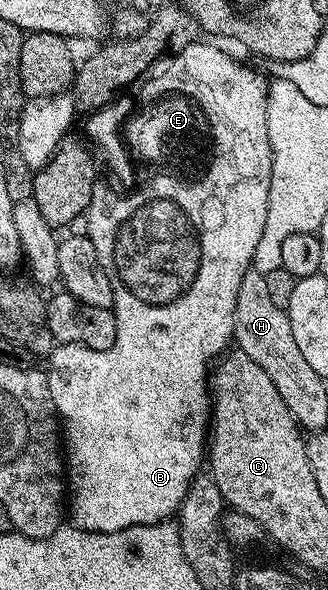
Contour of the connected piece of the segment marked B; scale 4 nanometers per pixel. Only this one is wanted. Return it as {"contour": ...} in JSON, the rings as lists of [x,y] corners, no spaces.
{"contour":[[[196,40],[193,44],[189,44],[189,48],[185,48],[180,54],[174,55],[170,59],[170,72],[164,78],[159,78],[159,82],[155,82],[150,88],[147,88],[147,94],[155,94],[158,90],[164,90],[166,86],[179,86],[179,90],[191,90],[191,94],[196,94],[199,97],[199,102],[203,102],[203,106],[207,106],[207,114],[211,114],[211,122],[215,122],[215,138],[219,138],[219,158],[215,158],[215,170],[211,170],[211,178],[207,178],[207,182],[203,182],[203,186],[179,186],[179,182],[167,182],[167,178],[163,178],[159,182],[151,182],[151,186],[147,186],[147,190],[143,190],[143,194],[135,194],[135,198],[125,196],[122,200],[116,200],[112,194],[106,194],[99,186],[95,185],[91,203],[85,215],[85,223],[87,222],[85,234],[86,237],[91,239],[93,248],[97,252],[97,260],[101,264],[105,276],[109,276],[109,284],[115,297],[113,309],[115,311],[115,319],[117,320],[117,336],[113,340],[113,348],[109,348],[108,350],[86,350],[83,346],[64,346],[59,344],[56,345],[55,349],[45,359],[45,373],[47,383],[49,384],[49,396],[55,405],[55,412],[61,423],[61,438],[65,443],[65,478],[69,483],[69,518],[77,528],[88,530],[89,532],[108,534],[109,532],[121,532],[125,528],[133,528],[134,526],[148,526],[154,522],[165,522],[178,511],[180,504],[183,503],[183,496],[187,491],[187,485],[190,484],[191,479],[196,474],[200,473],[201,467],[205,462],[205,443],[209,438],[209,367],[232,345],[235,336],[237,288],[241,286],[241,280],[245,276],[245,272],[252,269],[251,261],[253,260],[253,252],[257,252],[257,240],[261,240],[261,232],[265,232],[265,212],[268,208],[269,180],[271,179],[271,145],[269,144],[269,128],[267,127],[267,91],[269,89],[269,82],[268,79],[263,79],[261,75],[254,74],[249,67],[242,66],[241,63],[227,58],[225,51],[218,50],[217,47],[210,46],[209,43],[203,41],[207,40]]]}

